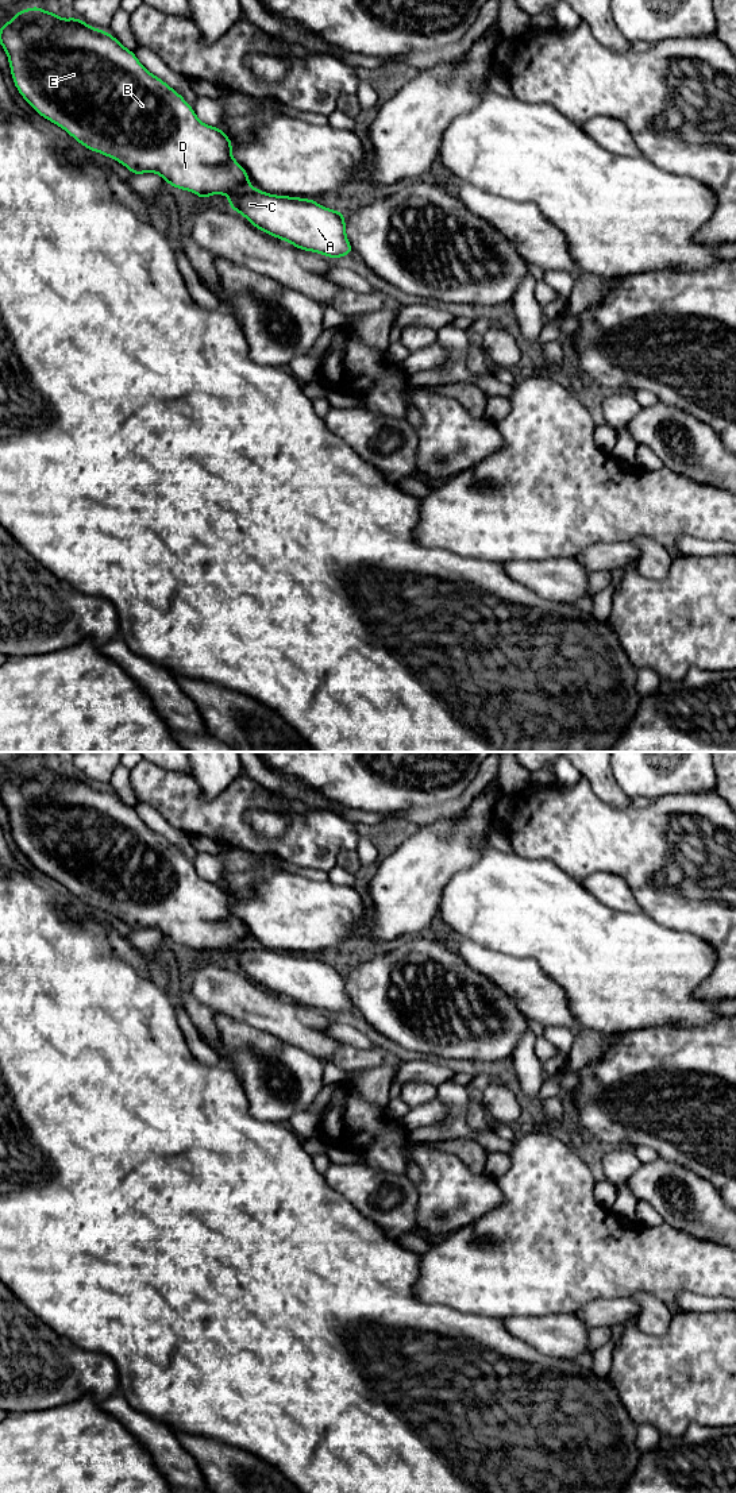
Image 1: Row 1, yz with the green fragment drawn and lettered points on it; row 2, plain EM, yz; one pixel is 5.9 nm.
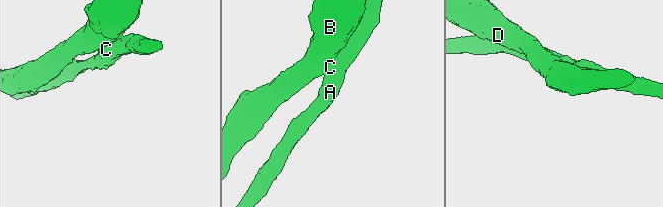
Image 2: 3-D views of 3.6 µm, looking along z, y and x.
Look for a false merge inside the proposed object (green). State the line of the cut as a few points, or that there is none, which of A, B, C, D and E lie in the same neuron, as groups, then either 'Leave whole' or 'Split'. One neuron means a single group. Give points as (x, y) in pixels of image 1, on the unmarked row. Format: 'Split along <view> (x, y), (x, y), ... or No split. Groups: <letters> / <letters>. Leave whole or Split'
No split. Groups: A B C D E. Leave whole

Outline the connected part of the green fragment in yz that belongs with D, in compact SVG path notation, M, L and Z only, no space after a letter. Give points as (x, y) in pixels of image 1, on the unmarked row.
M35 760L16 767L12 776L0 780L0 800L20 852L85 904L117 917L132 931L158 929L165 940L192 948L201 957L211 950L227 950L227 964L297 1006L334 1016L354 1011L346 991L344 967L325 964L313 954L270 950L253 944L246 925L231 911L234 899L226 888L201 879L177 846L150 829L135 809L107 786L97 786L76 772L65 778Z

